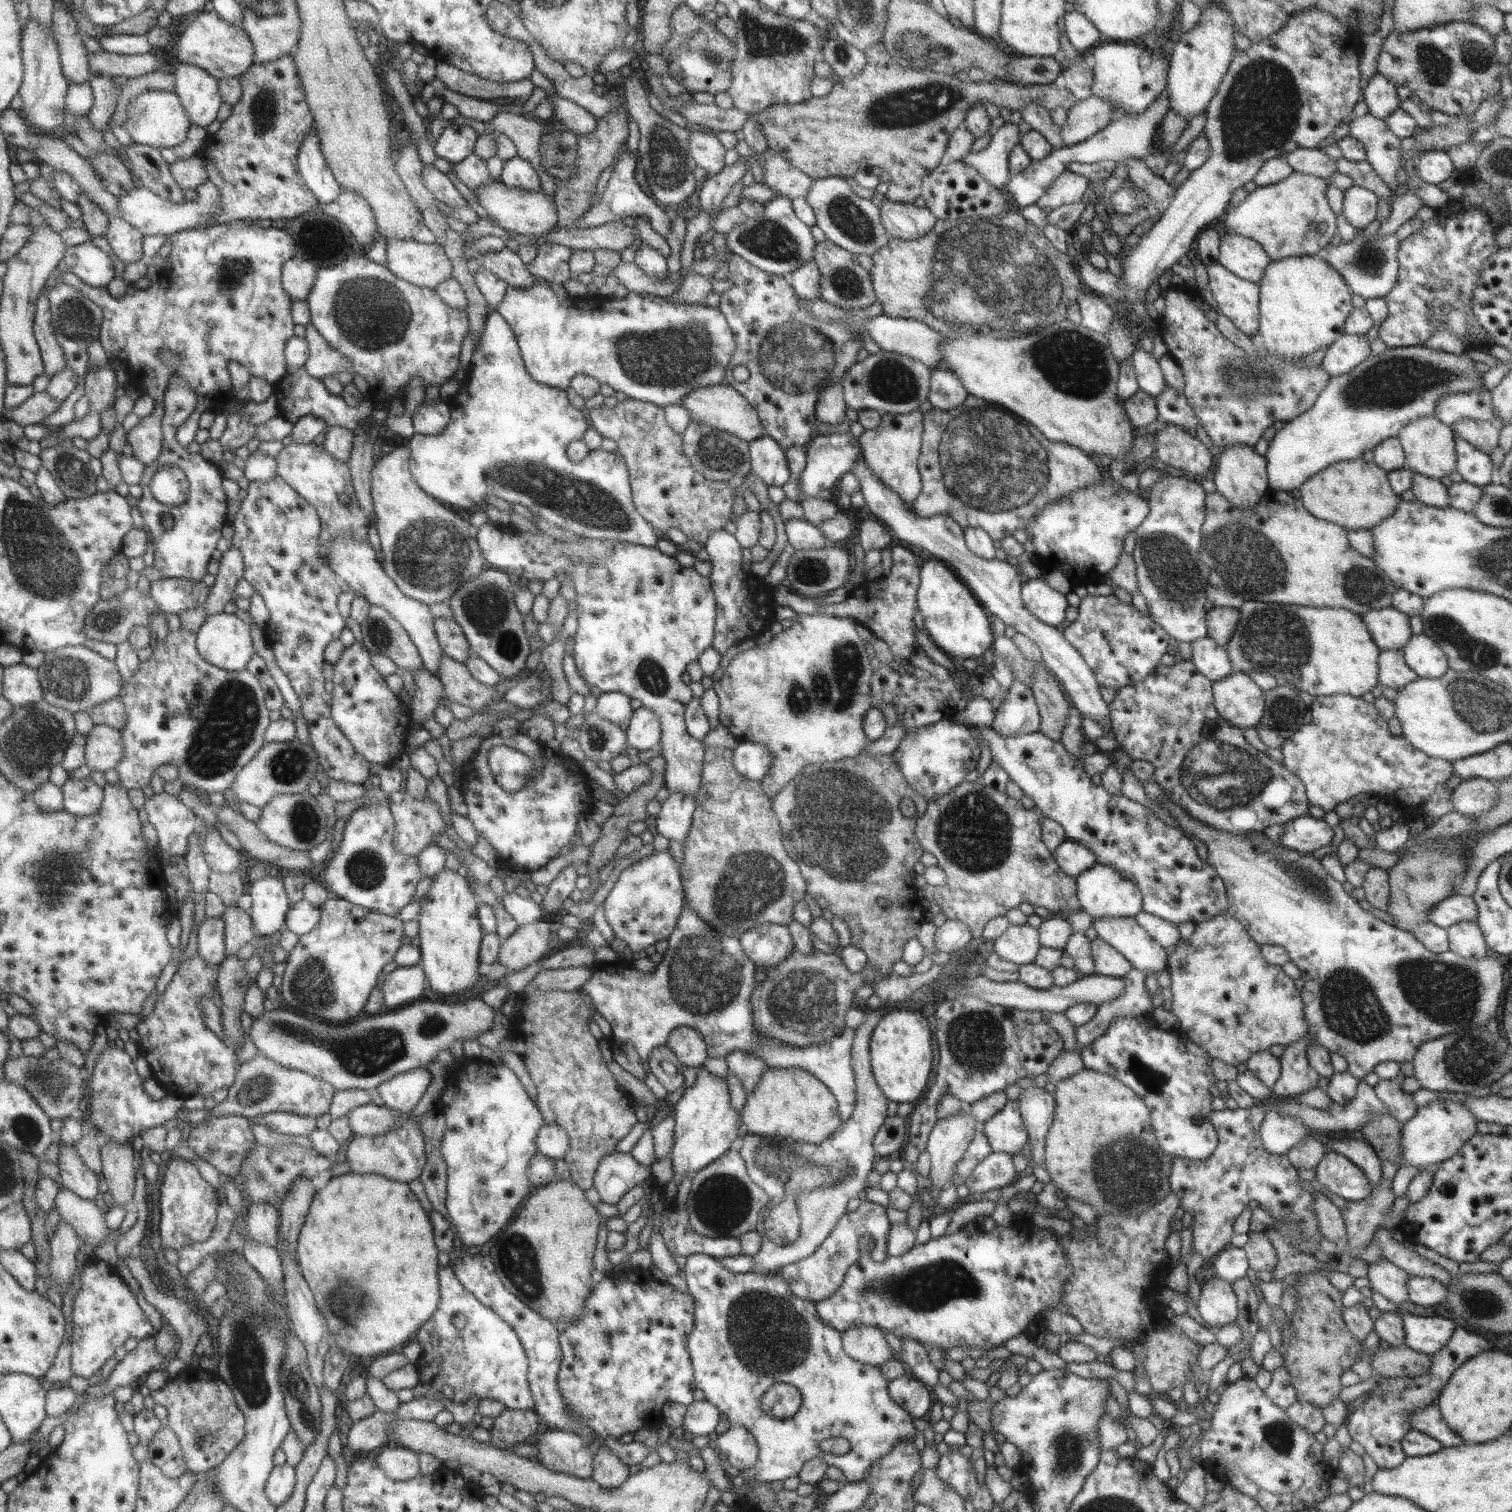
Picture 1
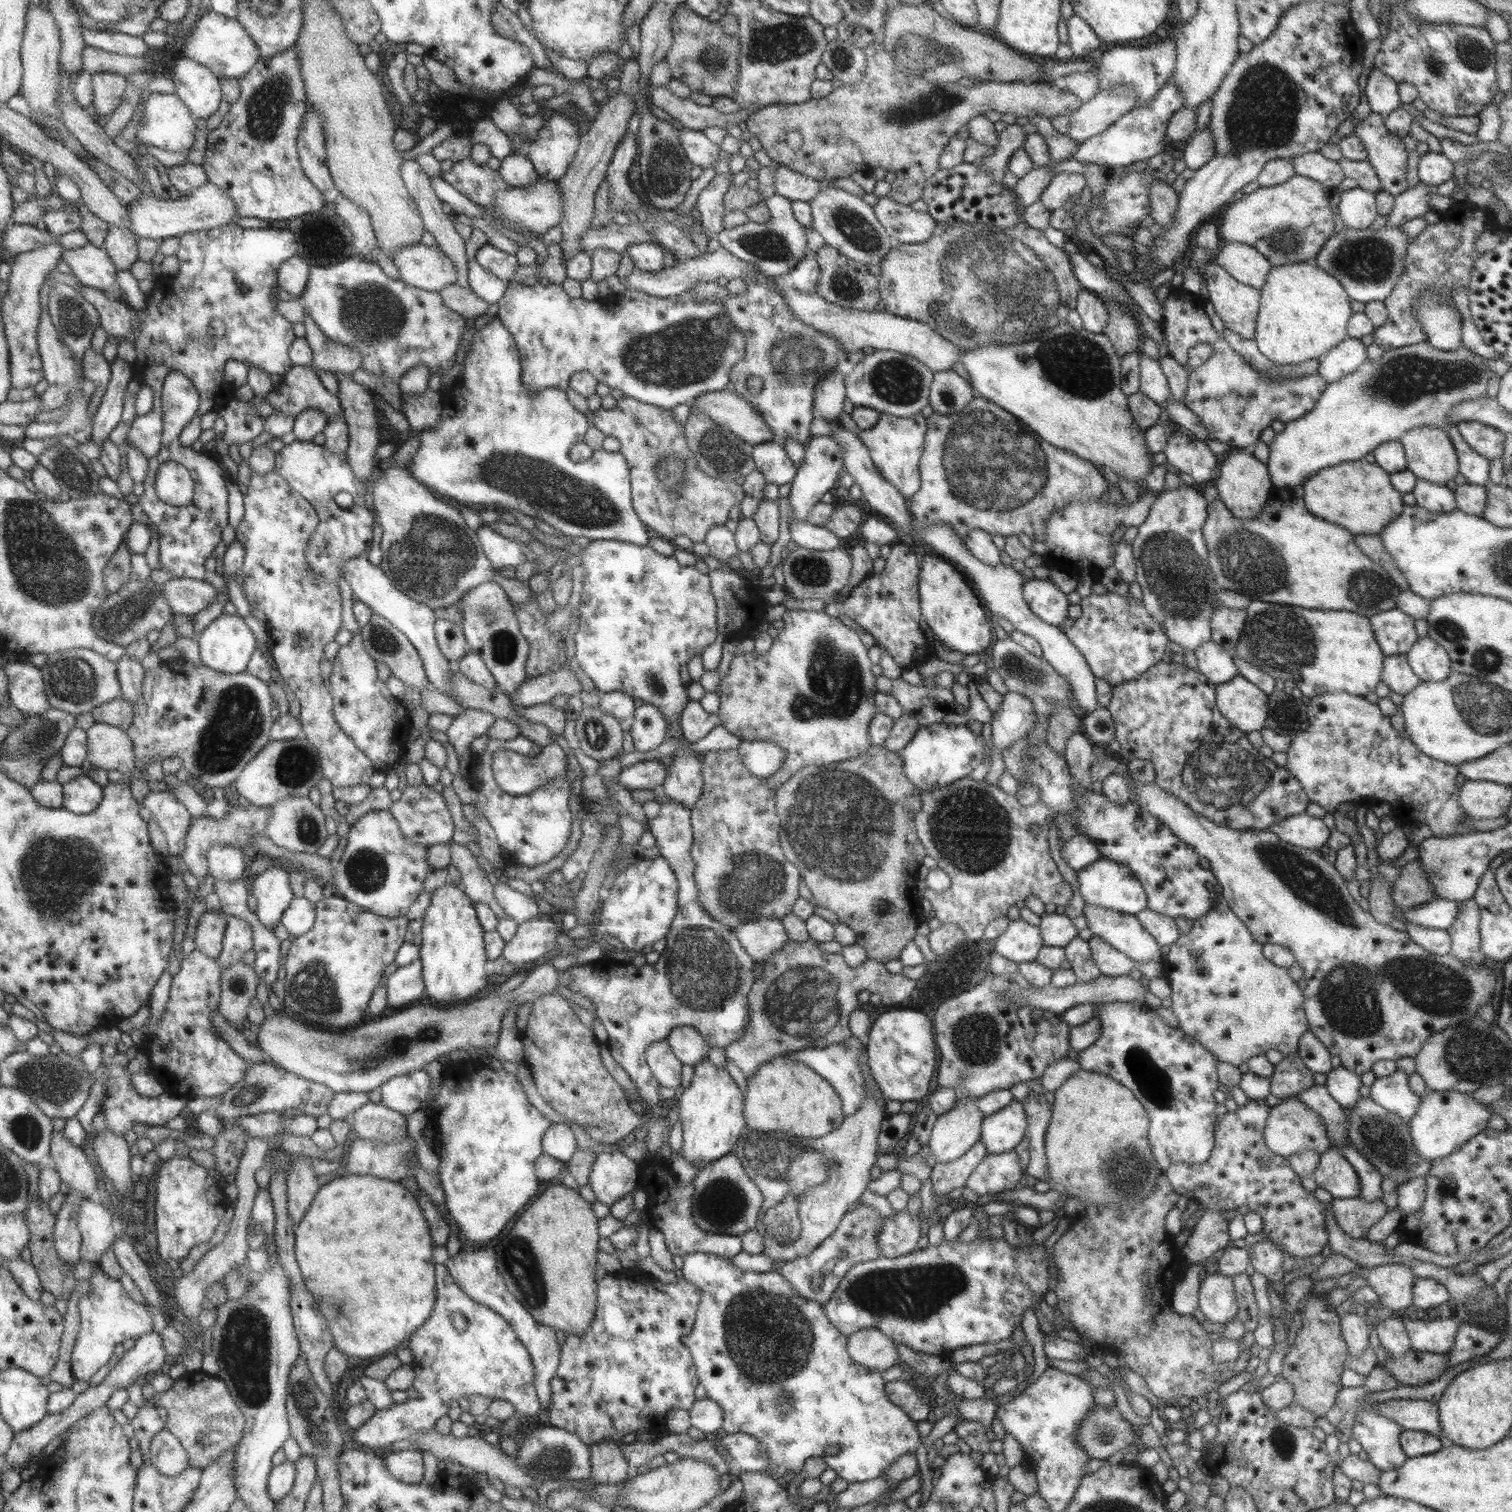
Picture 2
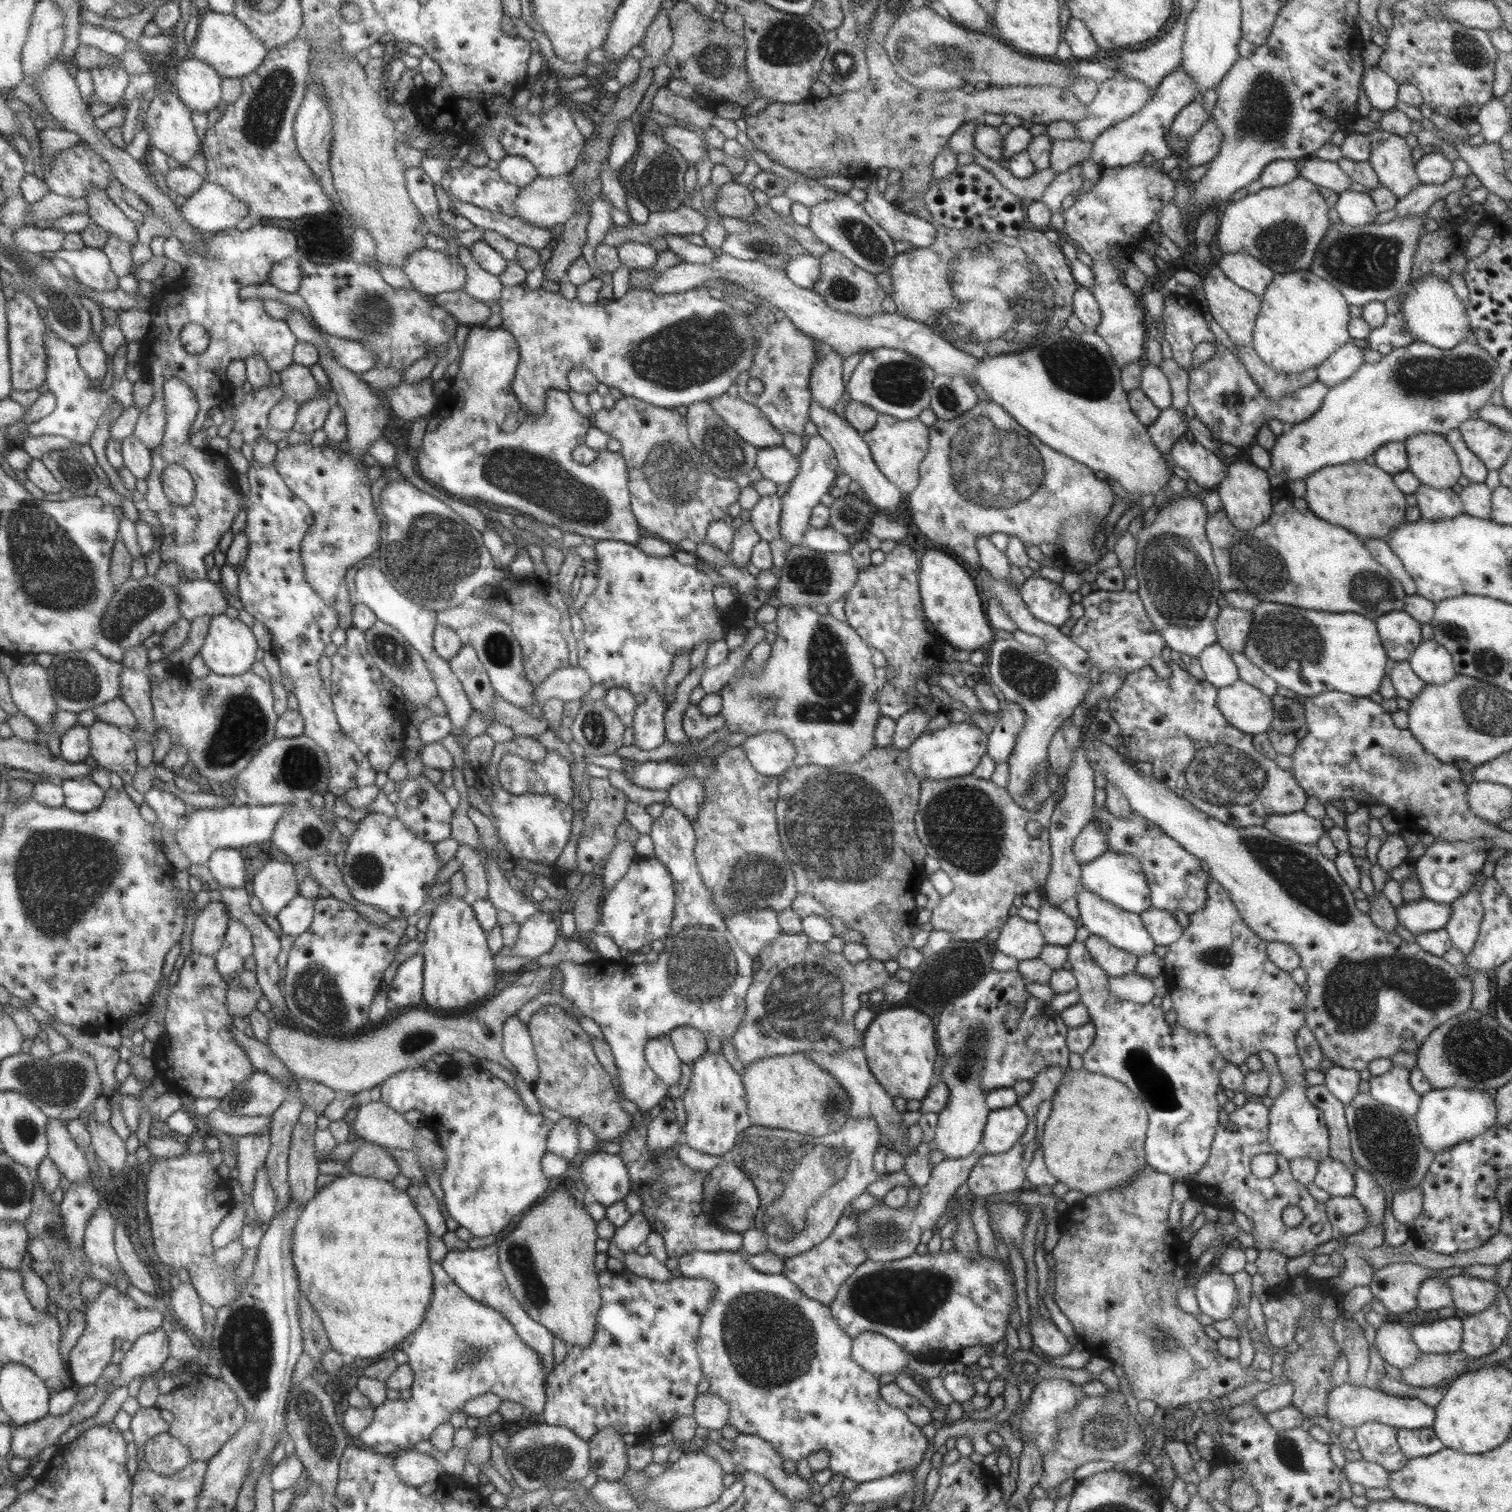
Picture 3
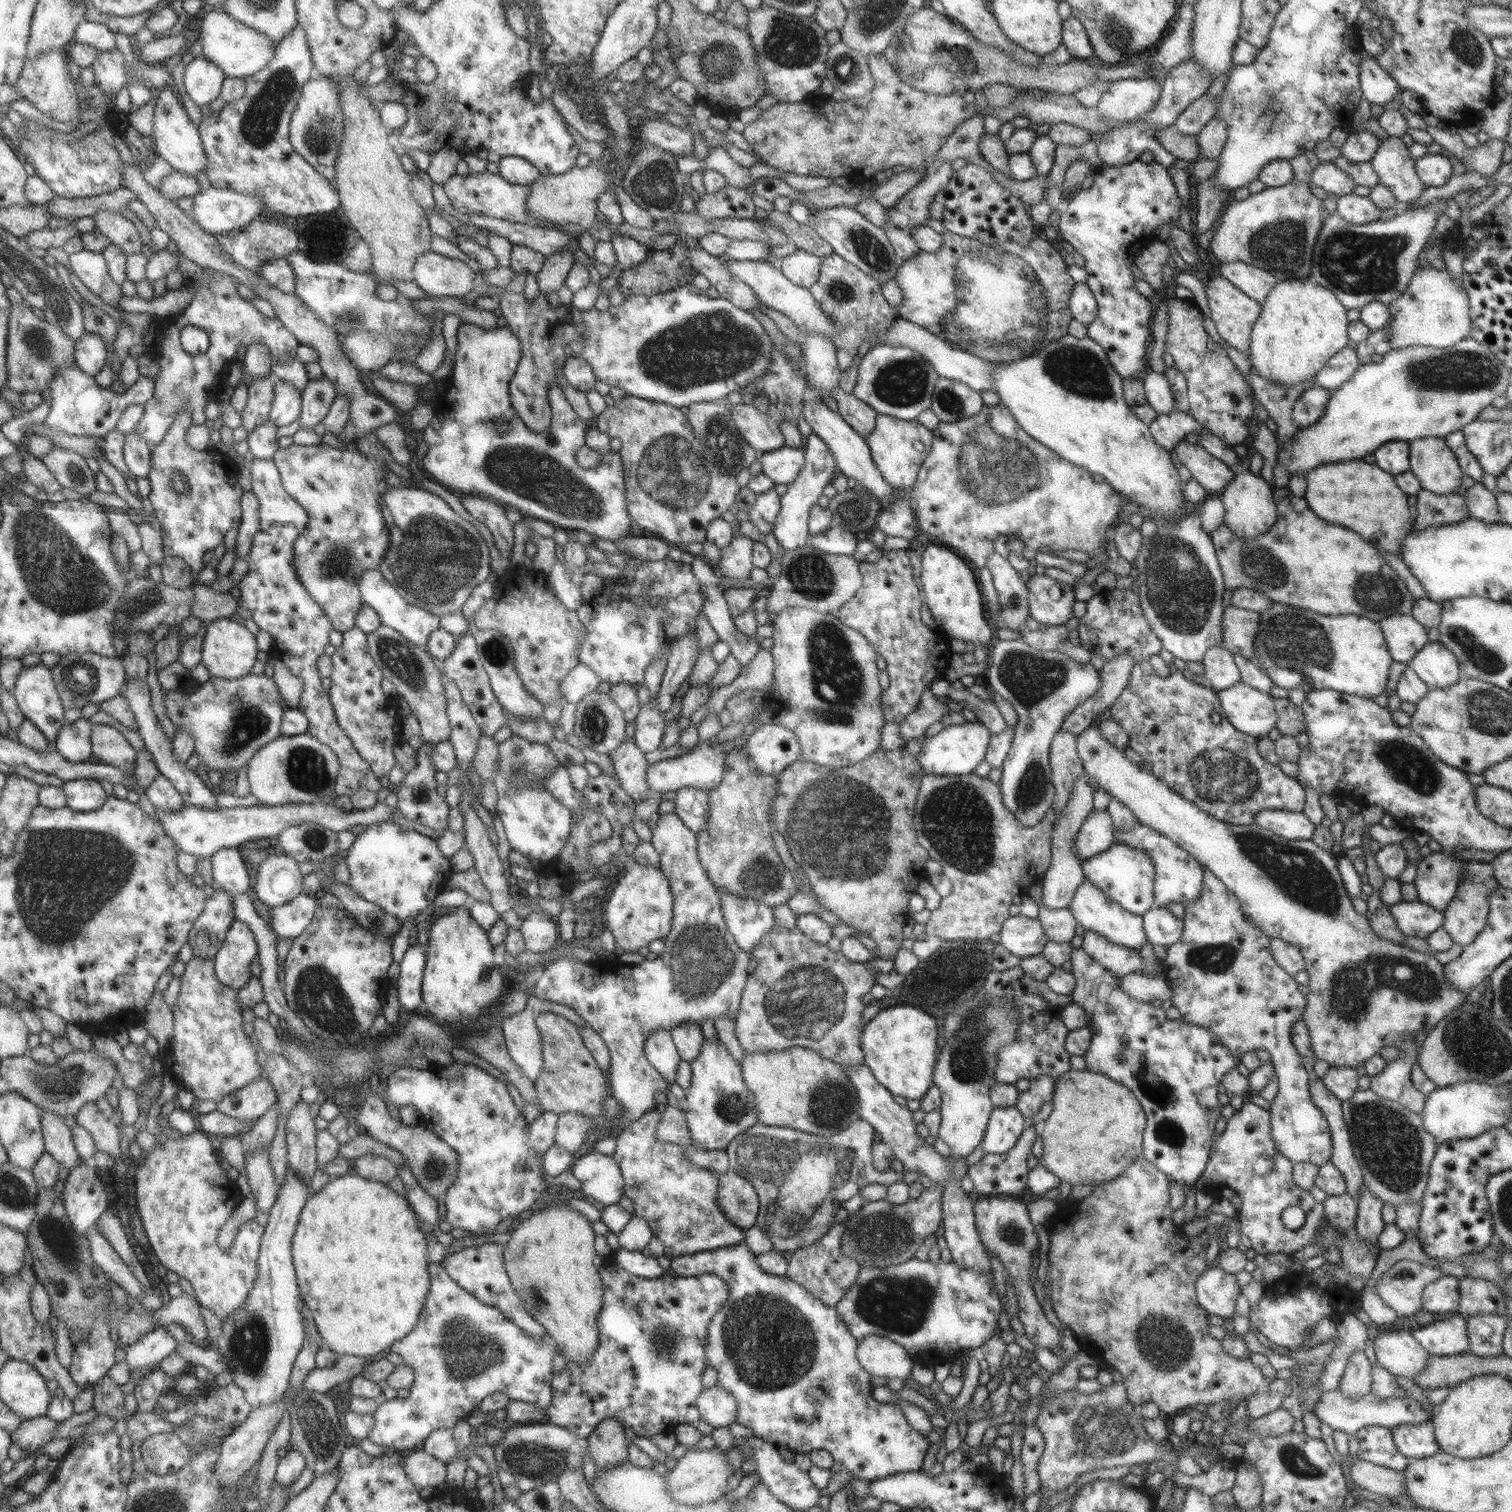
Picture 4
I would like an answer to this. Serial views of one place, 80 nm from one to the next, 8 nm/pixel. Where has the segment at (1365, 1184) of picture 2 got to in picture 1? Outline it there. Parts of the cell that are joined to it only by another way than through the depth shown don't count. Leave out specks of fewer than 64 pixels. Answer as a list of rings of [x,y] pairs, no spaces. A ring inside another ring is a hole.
[[[1347,1136],[1344,1139],[1333,1139],[1333,1142],[1329,1142],[1328,1146],[1333,1149],[1333,1152],[1345,1156],[1349,1161],[1361,1168],[1371,1188],[1379,1185],[1382,1178],[1380,1161],[1373,1149],[1366,1143],[1359,1139],[1349,1139]]]

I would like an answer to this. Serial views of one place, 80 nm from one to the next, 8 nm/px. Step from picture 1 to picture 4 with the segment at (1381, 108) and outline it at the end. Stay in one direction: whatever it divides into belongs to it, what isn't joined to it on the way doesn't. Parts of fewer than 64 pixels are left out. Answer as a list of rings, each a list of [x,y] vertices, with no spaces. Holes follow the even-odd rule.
[[[1363,57],[1358,62],[1358,67],[1362,98],[1367,100],[1370,105],[1392,107],[1393,97],[1399,92],[1393,77],[1379,67],[1373,57]]]

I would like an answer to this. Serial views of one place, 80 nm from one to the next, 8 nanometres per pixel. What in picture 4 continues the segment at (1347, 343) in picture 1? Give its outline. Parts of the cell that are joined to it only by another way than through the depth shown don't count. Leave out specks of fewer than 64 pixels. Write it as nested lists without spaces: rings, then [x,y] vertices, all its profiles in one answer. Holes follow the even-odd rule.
[[[1342,348],[1336,352],[1314,376],[1314,384],[1325,390],[1333,391],[1353,376],[1360,365],[1355,349]]]

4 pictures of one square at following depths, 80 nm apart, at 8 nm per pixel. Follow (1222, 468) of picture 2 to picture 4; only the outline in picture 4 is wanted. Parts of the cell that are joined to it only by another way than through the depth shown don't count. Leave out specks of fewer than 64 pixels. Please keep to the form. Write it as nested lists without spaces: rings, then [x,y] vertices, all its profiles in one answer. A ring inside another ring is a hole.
[[[1249,470],[1234,474],[1232,481],[1219,494],[1224,506],[1224,525],[1237,537],[1250,540],[1267,532],[1275,524],[1277,511],[1272,495],[1272,486]]]

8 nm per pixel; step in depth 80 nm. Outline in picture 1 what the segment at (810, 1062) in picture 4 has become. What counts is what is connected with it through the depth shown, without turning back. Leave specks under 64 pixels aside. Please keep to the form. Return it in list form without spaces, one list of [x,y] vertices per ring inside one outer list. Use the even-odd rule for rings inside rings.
[[[766,1067],[753,1090],[746,1096],[740,1110],[740,1118],[749,1132],[758,1136],[789,1137],[805,1144],[821,1144],[821,1141],[841,1126],[835,1097],[829,1089],[810,1072],[802,1068]]]

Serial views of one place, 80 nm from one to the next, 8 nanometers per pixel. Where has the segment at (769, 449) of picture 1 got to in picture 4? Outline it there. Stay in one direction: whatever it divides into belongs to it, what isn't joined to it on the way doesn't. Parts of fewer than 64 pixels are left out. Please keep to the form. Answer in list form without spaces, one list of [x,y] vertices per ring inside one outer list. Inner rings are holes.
[[[783,445],[781,448],[758,454],[757,460],[761,464],[761,474],[767,479],[788,485],[803,467],[804,450]]]

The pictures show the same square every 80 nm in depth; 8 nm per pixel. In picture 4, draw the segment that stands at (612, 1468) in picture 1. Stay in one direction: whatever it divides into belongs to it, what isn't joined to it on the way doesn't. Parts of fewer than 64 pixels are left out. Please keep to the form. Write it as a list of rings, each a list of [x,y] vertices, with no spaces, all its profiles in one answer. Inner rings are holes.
[[[607,1417],[598,1423],[586,1438],[596,1470],[610,1469],[627,1461],[628,1442],[620,1422],[615,1417]]]

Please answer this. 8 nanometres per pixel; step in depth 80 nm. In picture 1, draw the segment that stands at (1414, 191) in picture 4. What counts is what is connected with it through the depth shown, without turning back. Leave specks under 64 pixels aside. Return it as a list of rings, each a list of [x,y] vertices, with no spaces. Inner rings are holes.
[[[1368,112],[1362,117],[1355,117],[1347,125],[1349,135],[1364,146],[1365,160],[1373,167],[1375,174],[1391,191],[1395,190],[1399,186],[1395,176],[1402,166],[1400,139],[1387,128],[1384,119],[1375,118]]]

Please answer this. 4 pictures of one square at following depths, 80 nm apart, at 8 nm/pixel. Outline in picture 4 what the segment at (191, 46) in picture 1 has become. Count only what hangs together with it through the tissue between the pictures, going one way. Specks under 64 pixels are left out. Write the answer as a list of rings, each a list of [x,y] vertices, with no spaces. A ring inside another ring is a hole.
[[[213,9],[206,12],[201,19],[200,32],[196,35],[202,40],[202,54],[213,64],[216,64],[227,77],[244,79],[259,72],[267,66],[267,63],[274,57],[275,45],[267,36],[257,32],[249,25],[241,24],[233,20],[226,12]]]

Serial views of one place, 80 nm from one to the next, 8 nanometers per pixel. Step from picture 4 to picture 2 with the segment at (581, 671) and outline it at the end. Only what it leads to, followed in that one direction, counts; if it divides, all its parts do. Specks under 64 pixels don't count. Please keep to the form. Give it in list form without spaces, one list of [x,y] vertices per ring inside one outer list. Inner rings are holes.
[[[561,667],[555,672],[548,671],[537,677],[526,678],[525,683],[508,697],[513,706],[535,706],[549,703],[555,696],[571,697],[578,694],[582,694],[581,682],[568,667]]]

